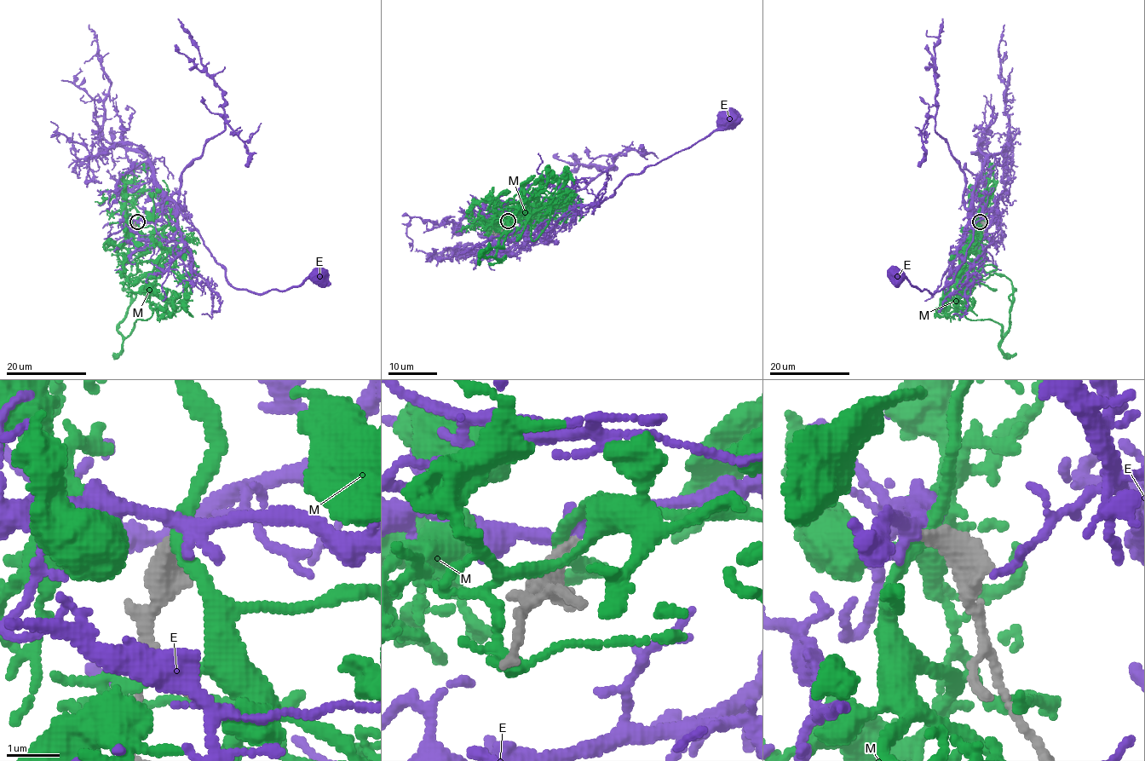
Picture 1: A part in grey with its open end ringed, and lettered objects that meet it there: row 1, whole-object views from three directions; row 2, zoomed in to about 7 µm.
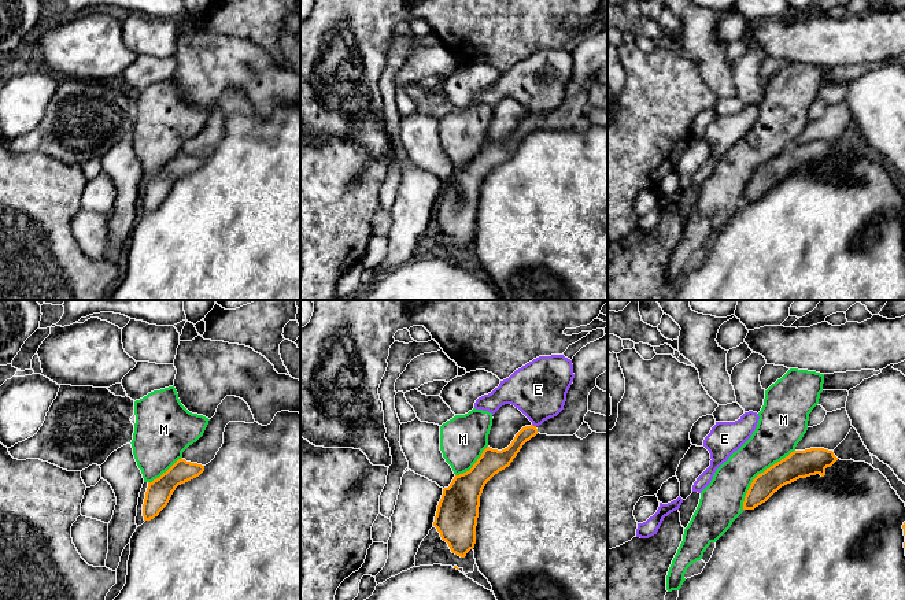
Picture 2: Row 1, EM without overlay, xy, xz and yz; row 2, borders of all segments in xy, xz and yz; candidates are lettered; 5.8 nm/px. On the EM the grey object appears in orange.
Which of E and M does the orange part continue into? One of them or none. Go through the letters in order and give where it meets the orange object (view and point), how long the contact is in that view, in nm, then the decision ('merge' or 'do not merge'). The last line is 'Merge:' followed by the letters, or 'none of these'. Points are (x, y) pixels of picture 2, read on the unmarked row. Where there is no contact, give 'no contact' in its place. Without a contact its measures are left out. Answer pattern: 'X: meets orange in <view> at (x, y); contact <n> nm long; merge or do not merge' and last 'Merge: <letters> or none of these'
E: meets orange in xz at (532, 118); contact 30 nm long; merge
M: meets orange in yz at (758, 167); contact 460 nm long; do not merge
Merge: E

